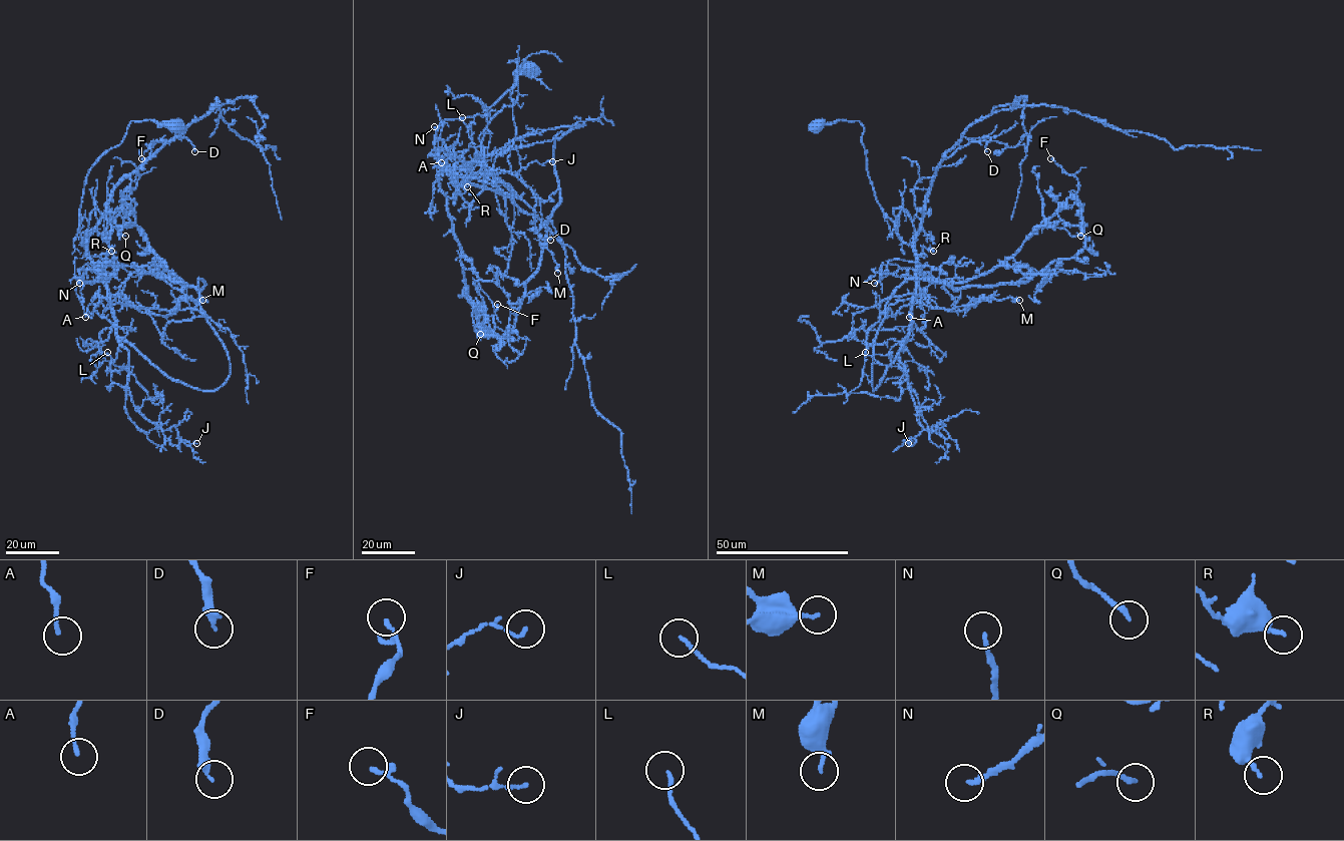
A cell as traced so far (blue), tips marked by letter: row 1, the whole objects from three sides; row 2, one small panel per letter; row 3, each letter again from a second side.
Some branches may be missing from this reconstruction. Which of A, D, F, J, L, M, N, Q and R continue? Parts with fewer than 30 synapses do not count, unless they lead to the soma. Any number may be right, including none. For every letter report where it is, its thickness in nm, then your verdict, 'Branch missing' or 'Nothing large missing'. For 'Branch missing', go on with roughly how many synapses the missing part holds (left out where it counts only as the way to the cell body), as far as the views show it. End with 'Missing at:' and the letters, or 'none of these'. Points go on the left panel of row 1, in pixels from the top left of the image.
A: Place: (85, 317). Thickness 150 nm. Nothing large missing
D: Place: (194, 151). Thickness 280 nm. Nothing large missing
F: Place: (141, 158). Thickness 100 nm. Nothing large missing
J: Place: (196, 443). Thickness 140 nm. Nothing large missing
L: Place: (107, 352). Thickness 140 nm. Nothing large missing
M: Place: (202, 300). Thickness 200 nm. Nothing large missing
N: Place: (79, 283). Thickness 170 nm. Branch missing. Roughly 35 synapses
Q: Place: (125, 236). Thickness 200 nm. Nothing large missing
R: Place: (111, 251). Thickness 180 nm. Nothing large missing
Missing at: N

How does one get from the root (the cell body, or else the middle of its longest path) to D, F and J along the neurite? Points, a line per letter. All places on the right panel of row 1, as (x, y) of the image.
D: (816, 123), (860, 121), (876, 199), (909, 245), (942, 156), (963, 137), (989, 137), (987, 151)
F: (816, 123), (860, 121), (876, 199), (917, 269), (935, 281), (1001, 266), (1076, 195), (1077, 179), (1050, 158)
J: (816, 123), (860, 121), (876, 199), (915, 254), (911, 331), (899, 361), (922, 430), (908, 443)

